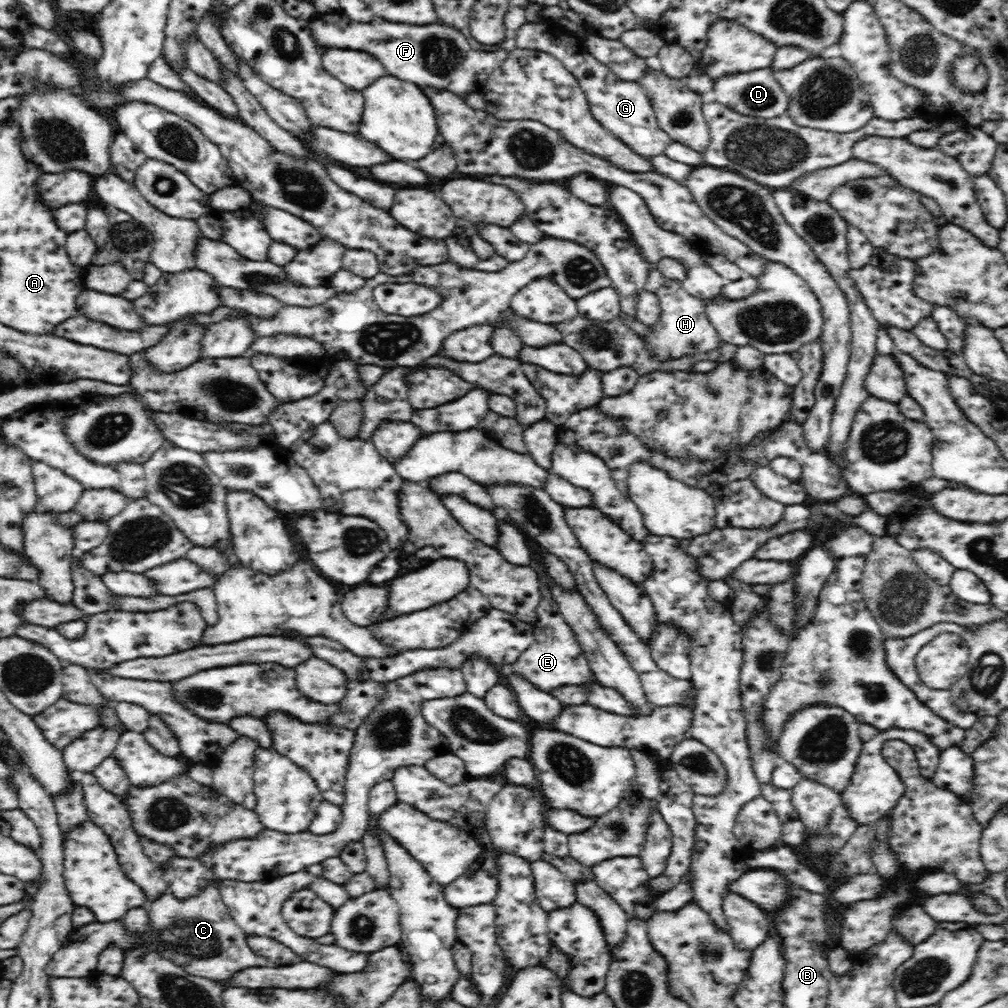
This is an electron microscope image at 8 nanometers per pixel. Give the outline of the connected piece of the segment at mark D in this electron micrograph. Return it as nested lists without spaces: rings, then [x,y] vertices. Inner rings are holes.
[[[771,68],[726,75],[713,81],[711,99],[744,116],[771,119],[787,112],[789,98],[780,83],[775,79],[775,71]]]

